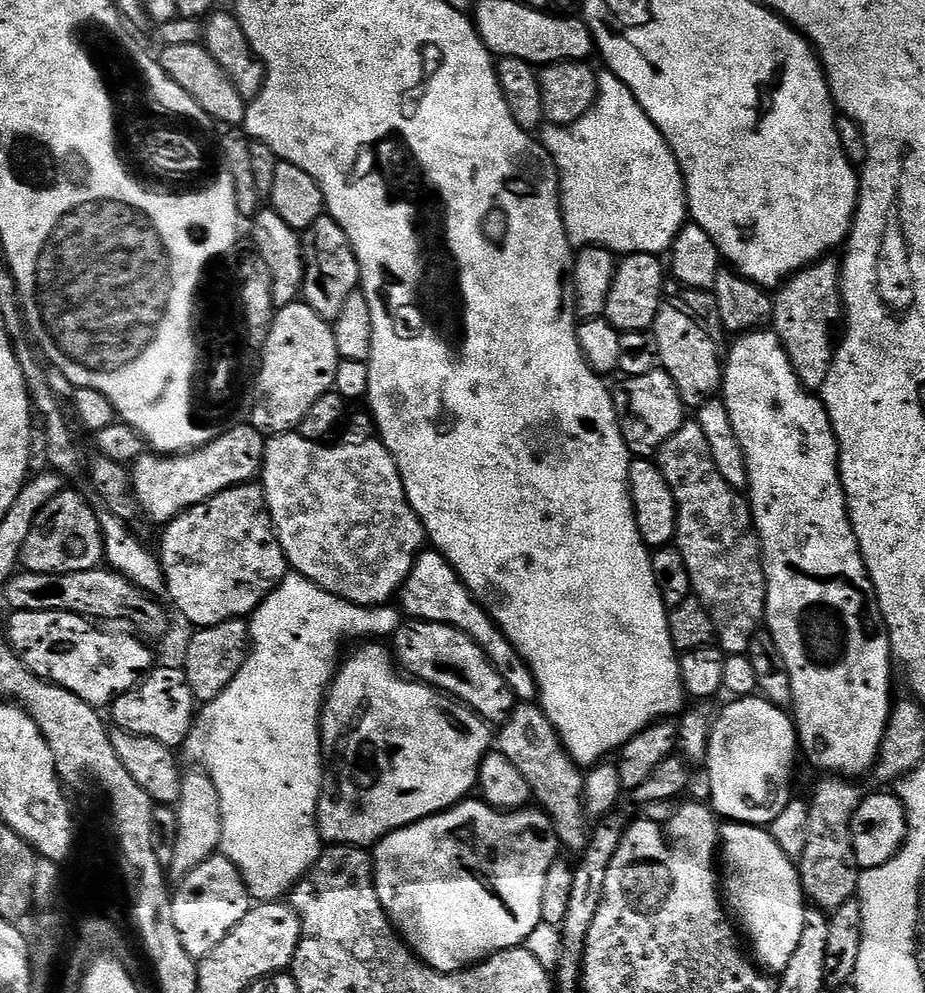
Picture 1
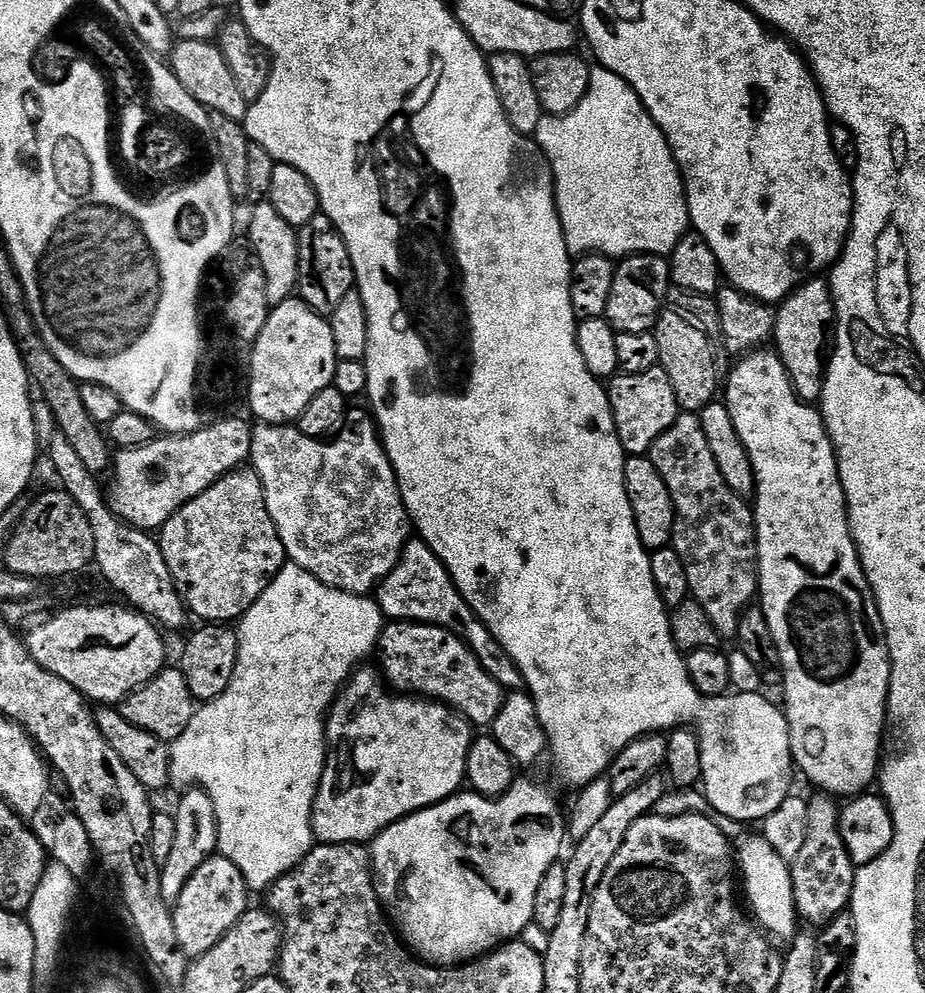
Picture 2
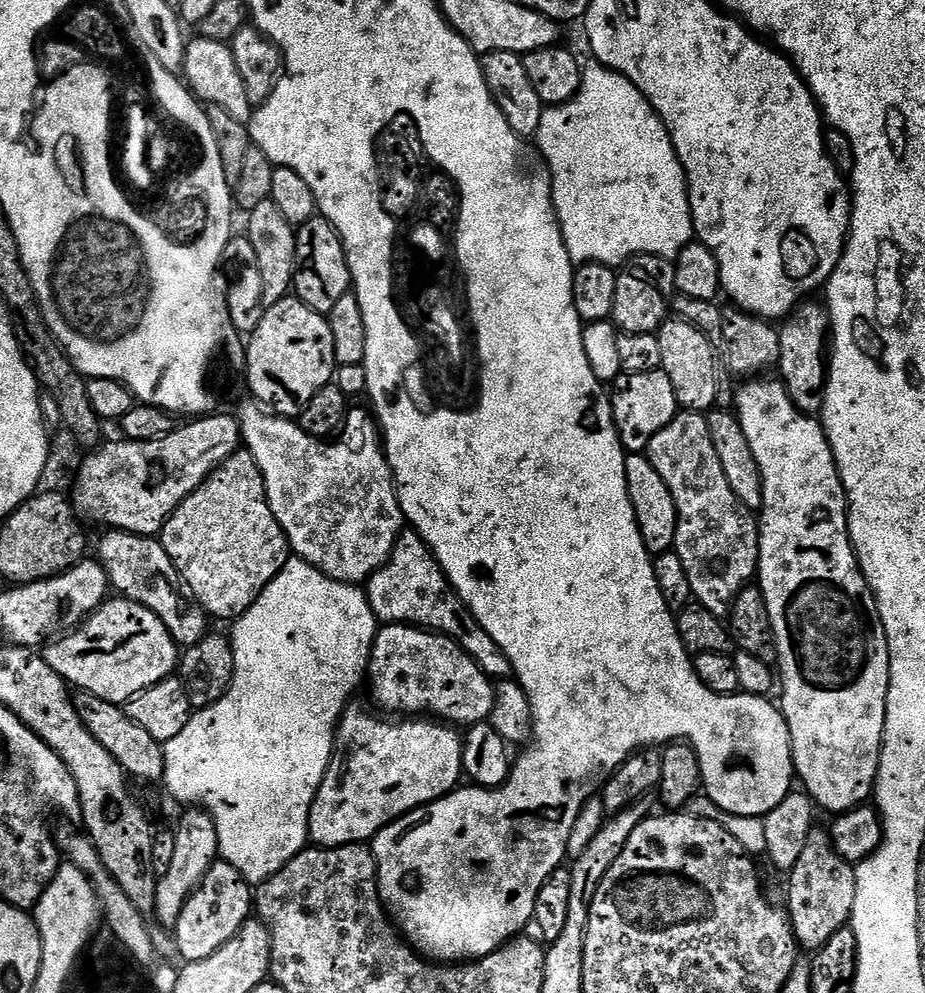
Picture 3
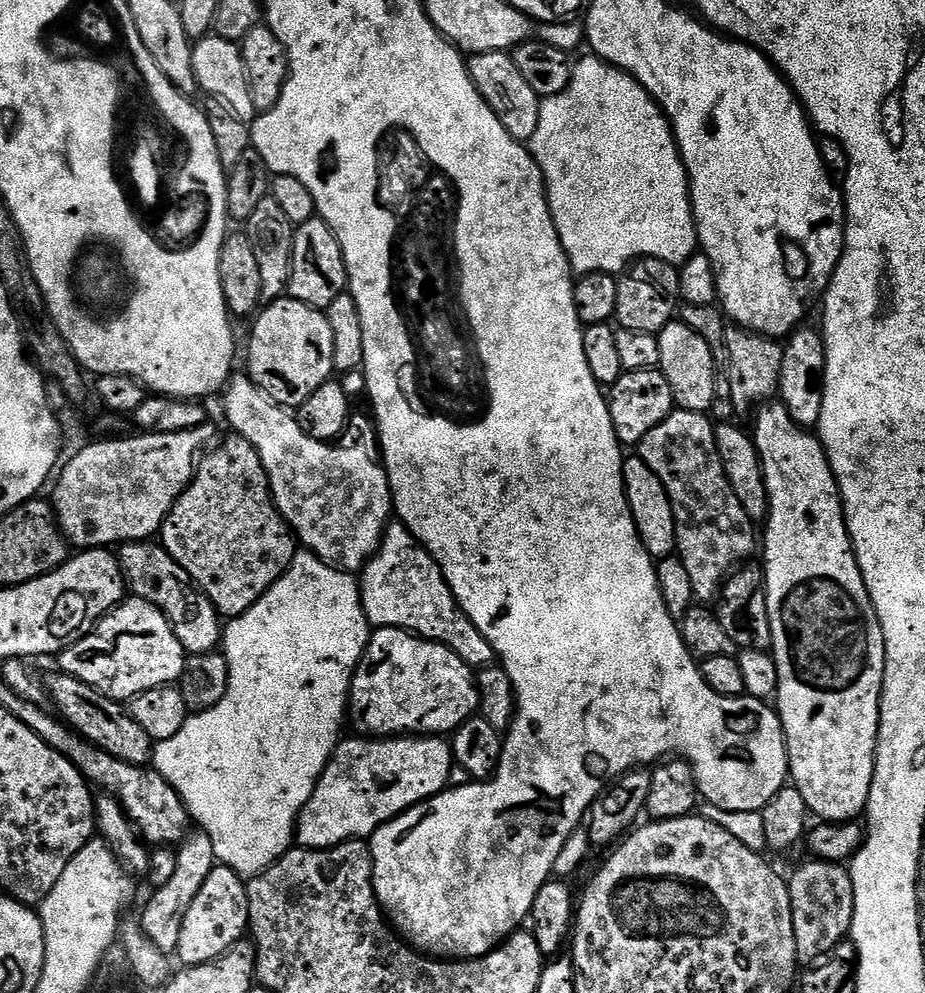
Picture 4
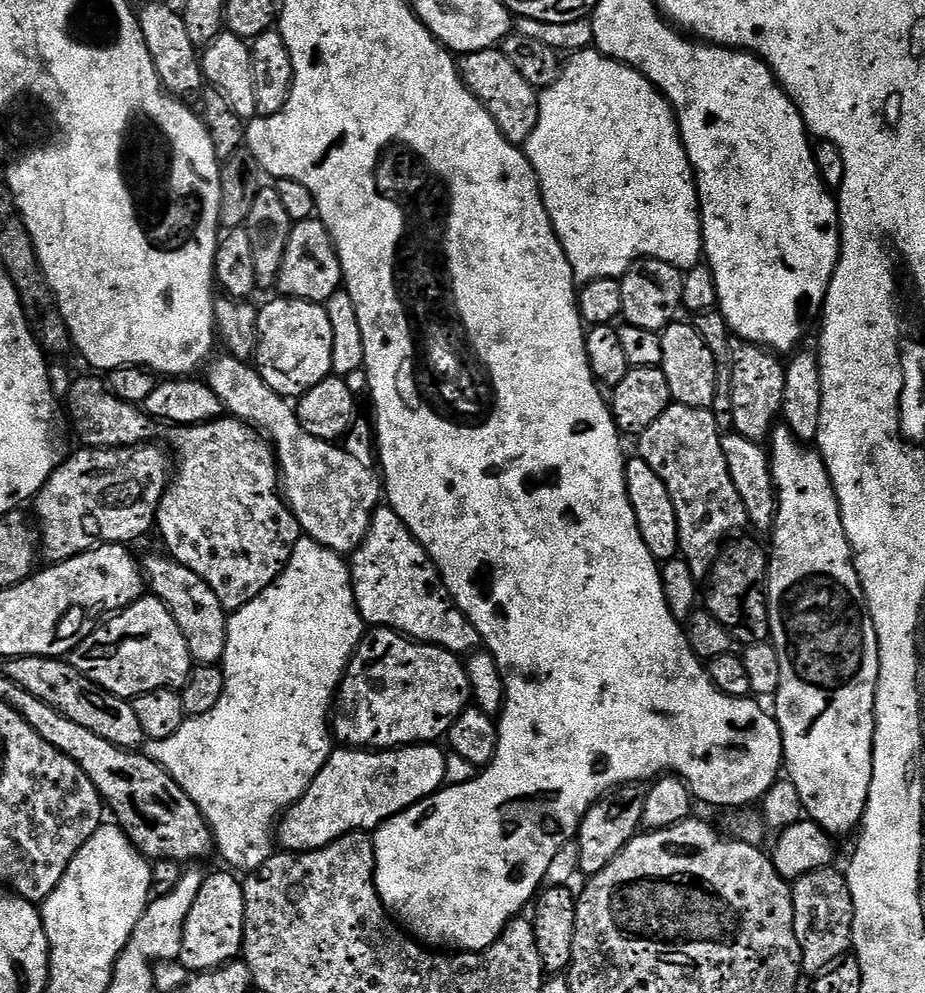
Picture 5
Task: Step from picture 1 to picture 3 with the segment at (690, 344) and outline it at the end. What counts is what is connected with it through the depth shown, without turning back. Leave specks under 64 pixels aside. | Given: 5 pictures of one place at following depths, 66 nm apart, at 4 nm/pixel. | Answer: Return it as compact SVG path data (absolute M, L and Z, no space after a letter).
M679 318L665 320L660 325L658 335L662 352L660 367L663 368L666 378L670 378L677 405L689 412L707 413L715 405L716 395L722 386L721 381L716 381L717 349L710 342L706 342L706 334L690 326L690 322Z

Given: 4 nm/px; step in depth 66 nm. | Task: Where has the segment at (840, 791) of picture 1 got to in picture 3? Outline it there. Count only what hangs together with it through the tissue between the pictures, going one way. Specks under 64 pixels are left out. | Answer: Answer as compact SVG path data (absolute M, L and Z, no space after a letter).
M810 842L787 873L788 904L786 911L792 921L796 943L811 954L819 953L839 934L845 931L852 918L852 899L856 893L856 874L853 865L837 854L831 843Z

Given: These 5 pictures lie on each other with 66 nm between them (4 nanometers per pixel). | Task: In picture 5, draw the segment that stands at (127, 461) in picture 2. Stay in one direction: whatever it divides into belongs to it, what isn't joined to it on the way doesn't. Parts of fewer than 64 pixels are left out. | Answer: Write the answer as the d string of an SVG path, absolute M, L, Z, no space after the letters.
M152 442L134 444L130 448L89 448L84 446L79 449L81 452L73 451L59 468L55 468L52 471L51 478L45 482L34 497L34 505L36 504L36 516L34 512L34 520L38 525L38 548L42 553L43 559L45 556L48 562L63 562L69 560L71 556L78 556L80 553L88 551L89 548L97 547L97 545L128 546L131 545L131 540L140 540L148 531L153 531L160 499L164 497L164 490L170 483L169 453L165 451L163 447L160 449L155 448L156 446L157 445Z

